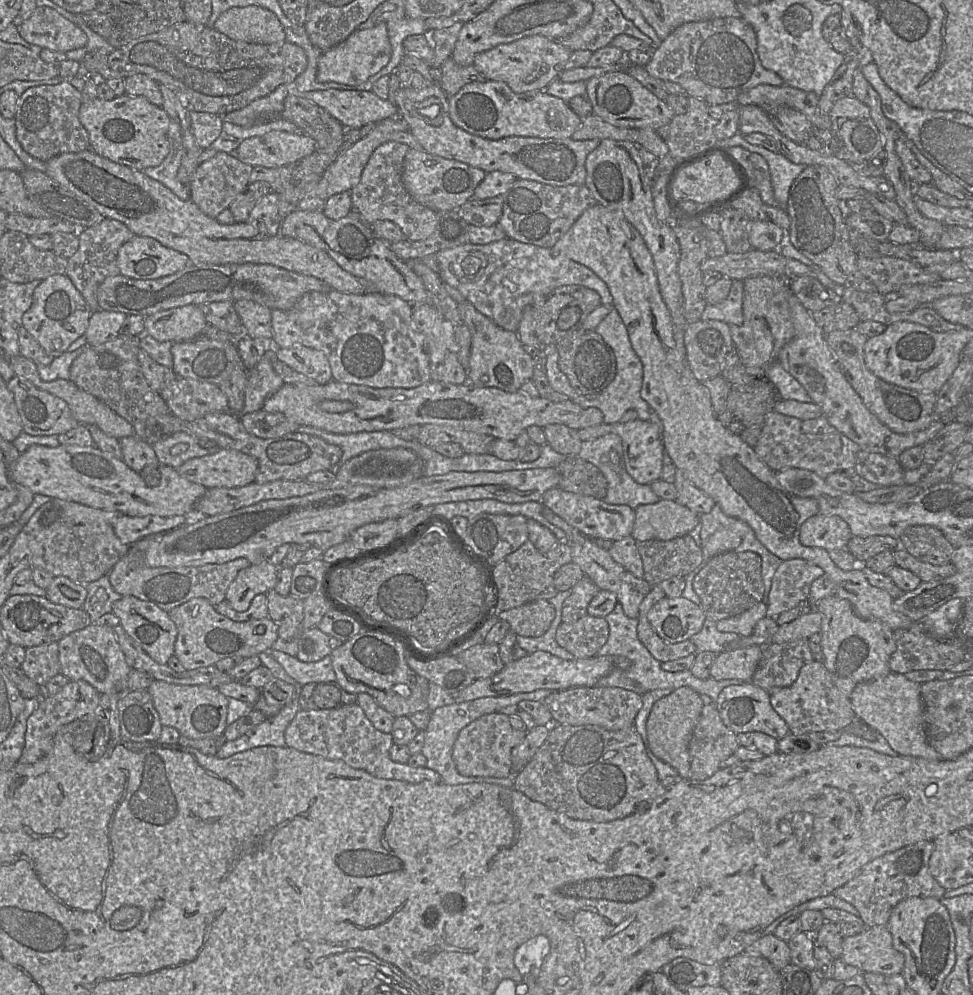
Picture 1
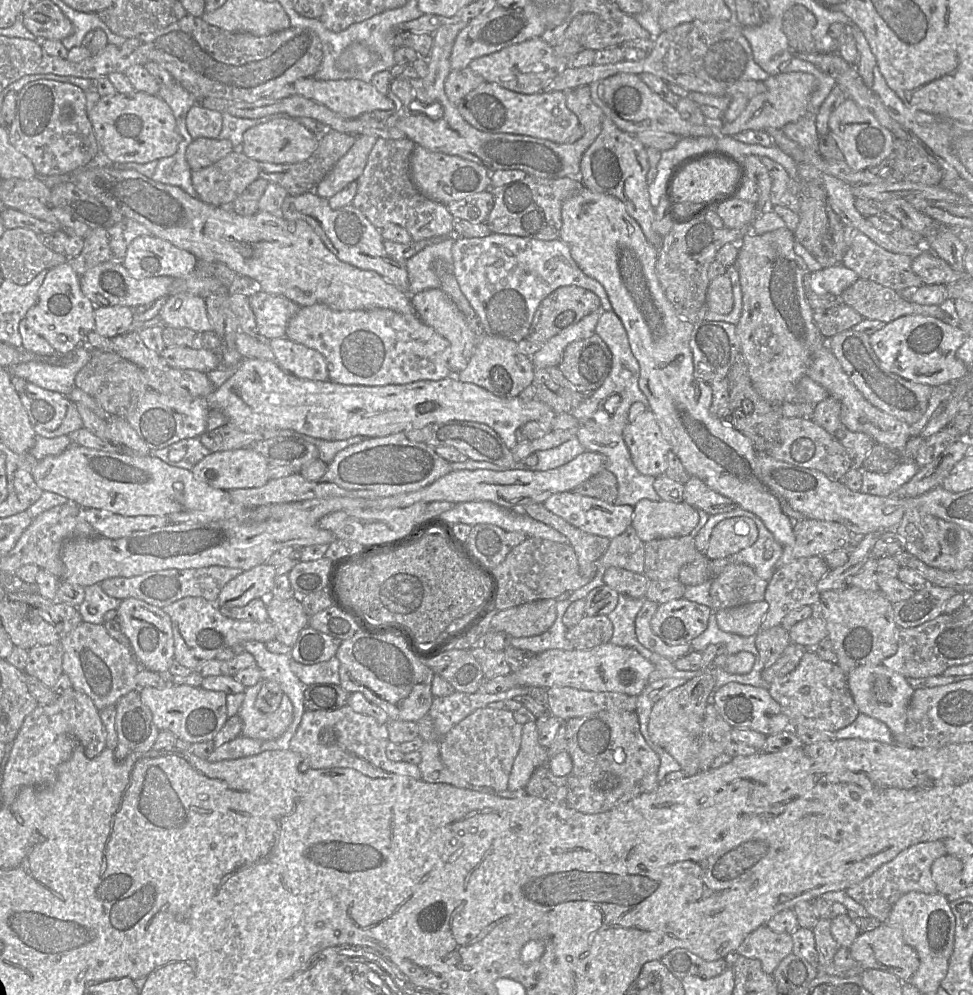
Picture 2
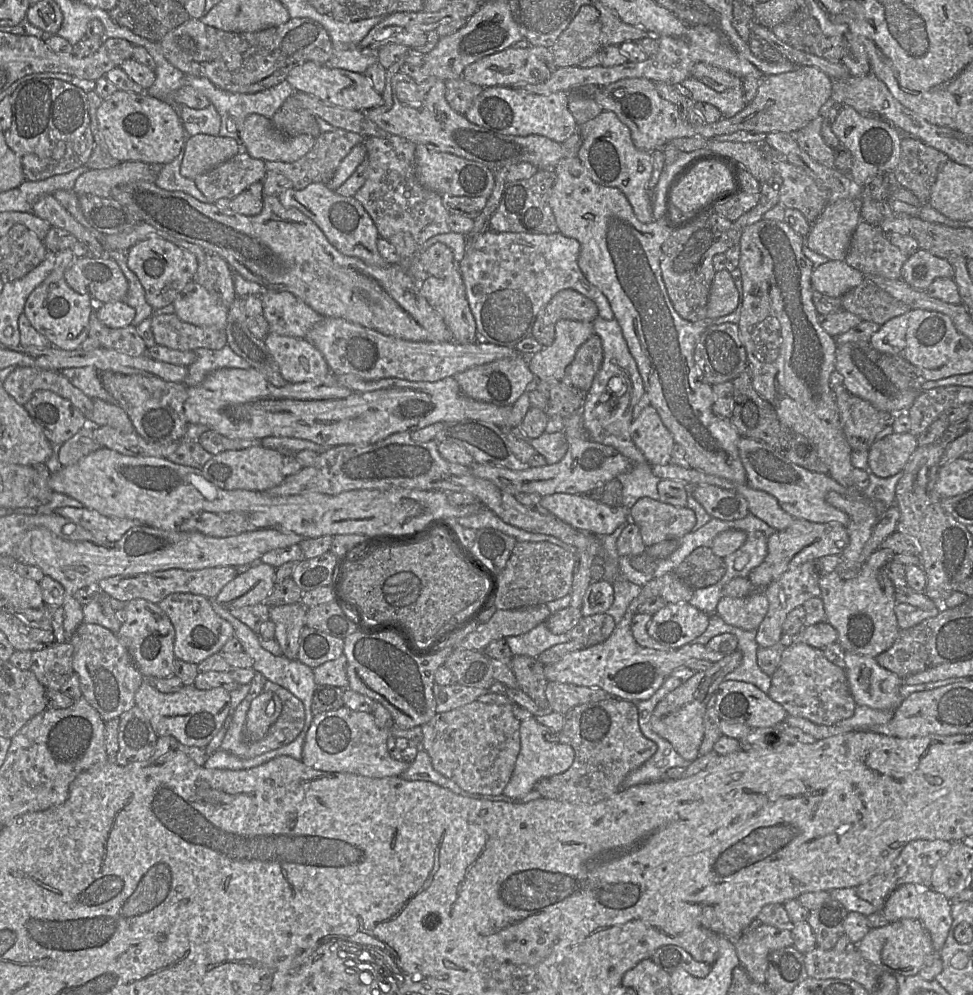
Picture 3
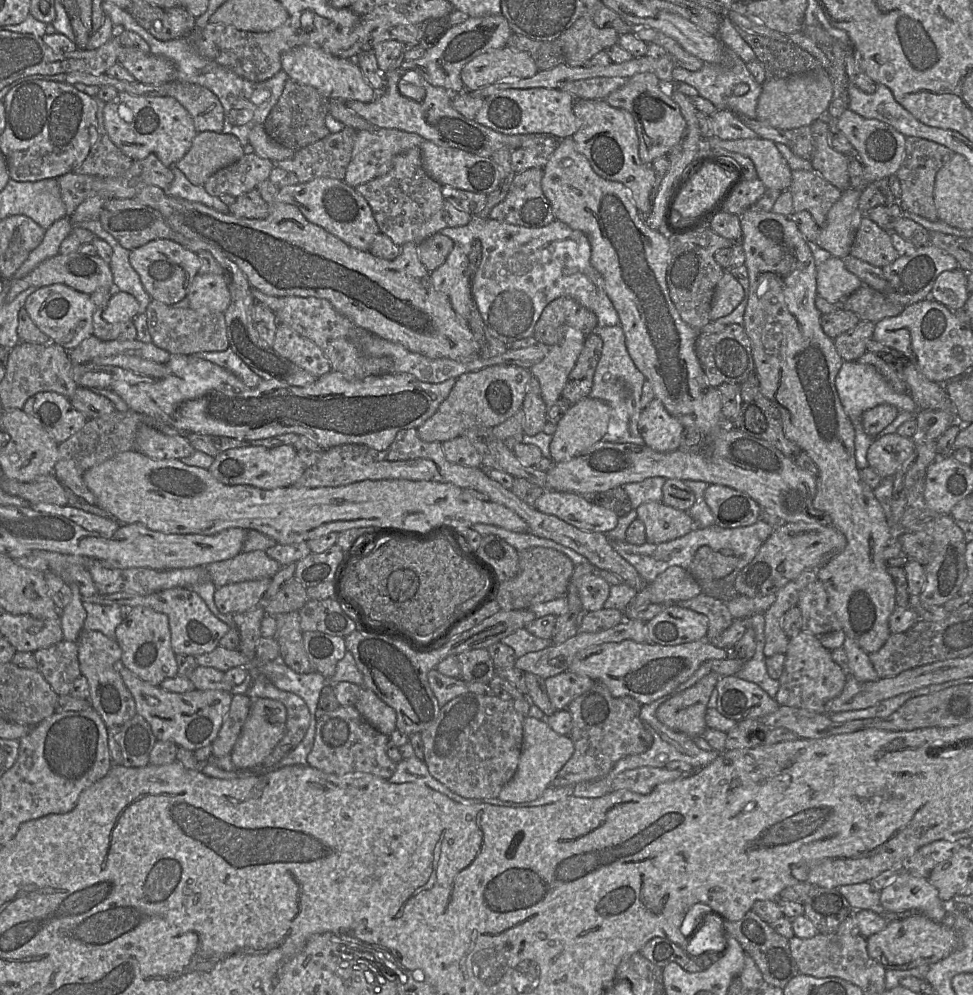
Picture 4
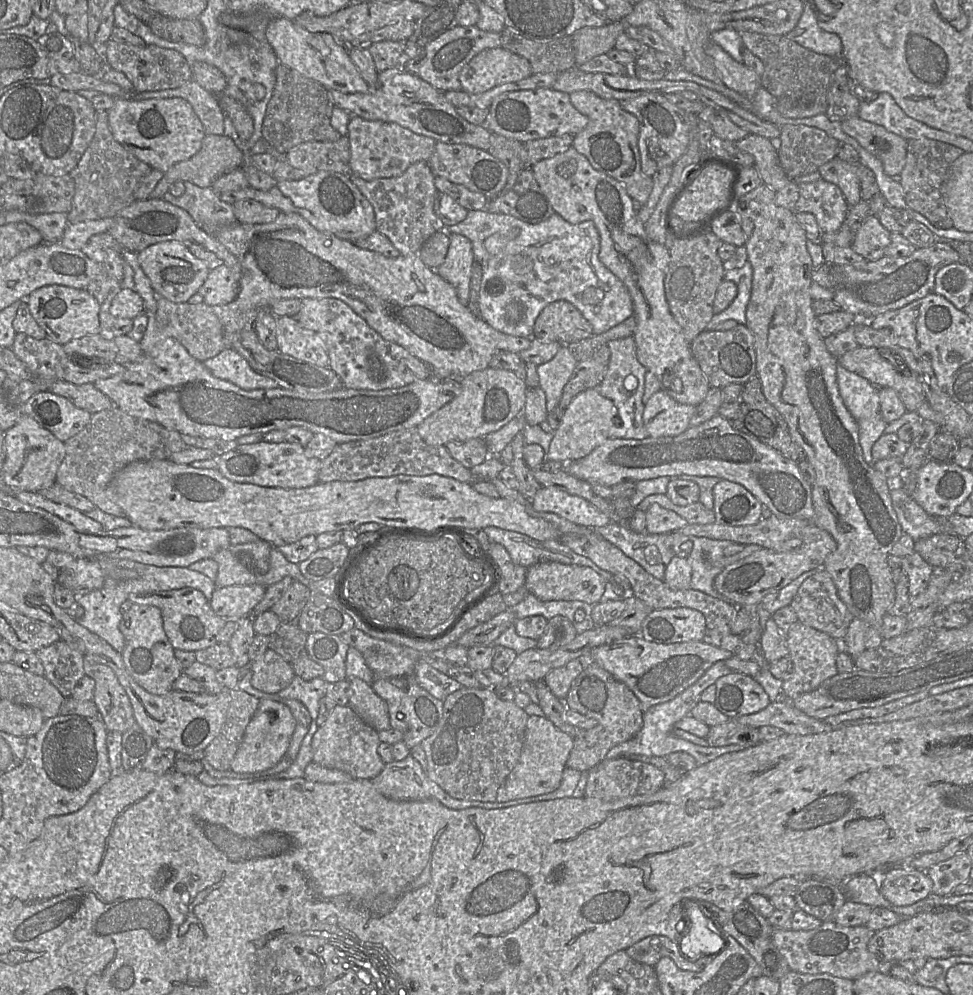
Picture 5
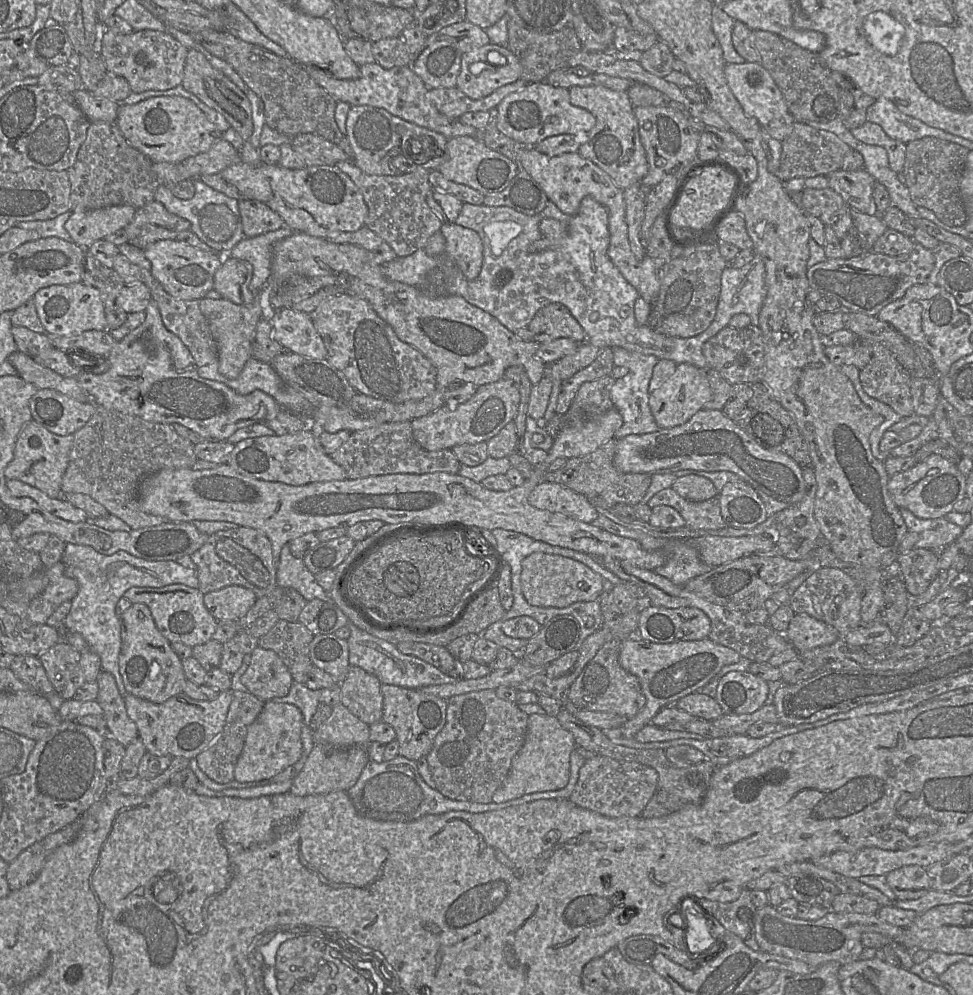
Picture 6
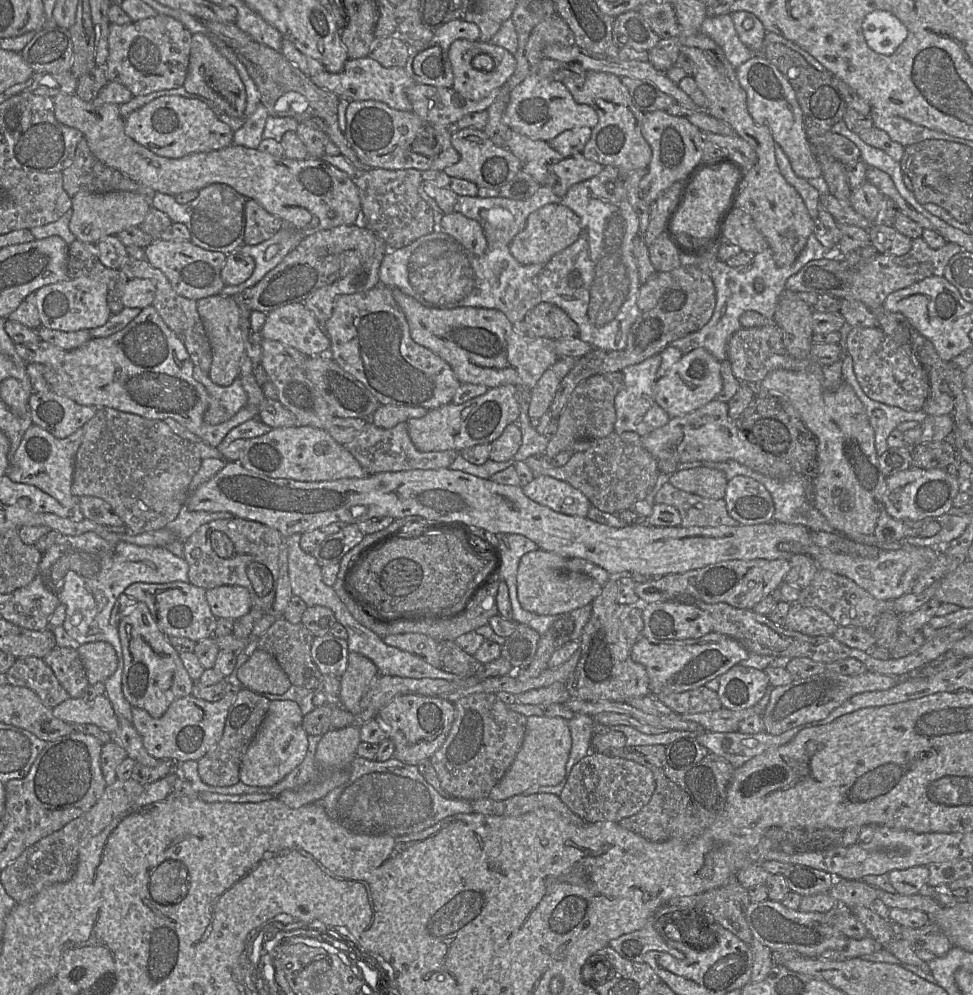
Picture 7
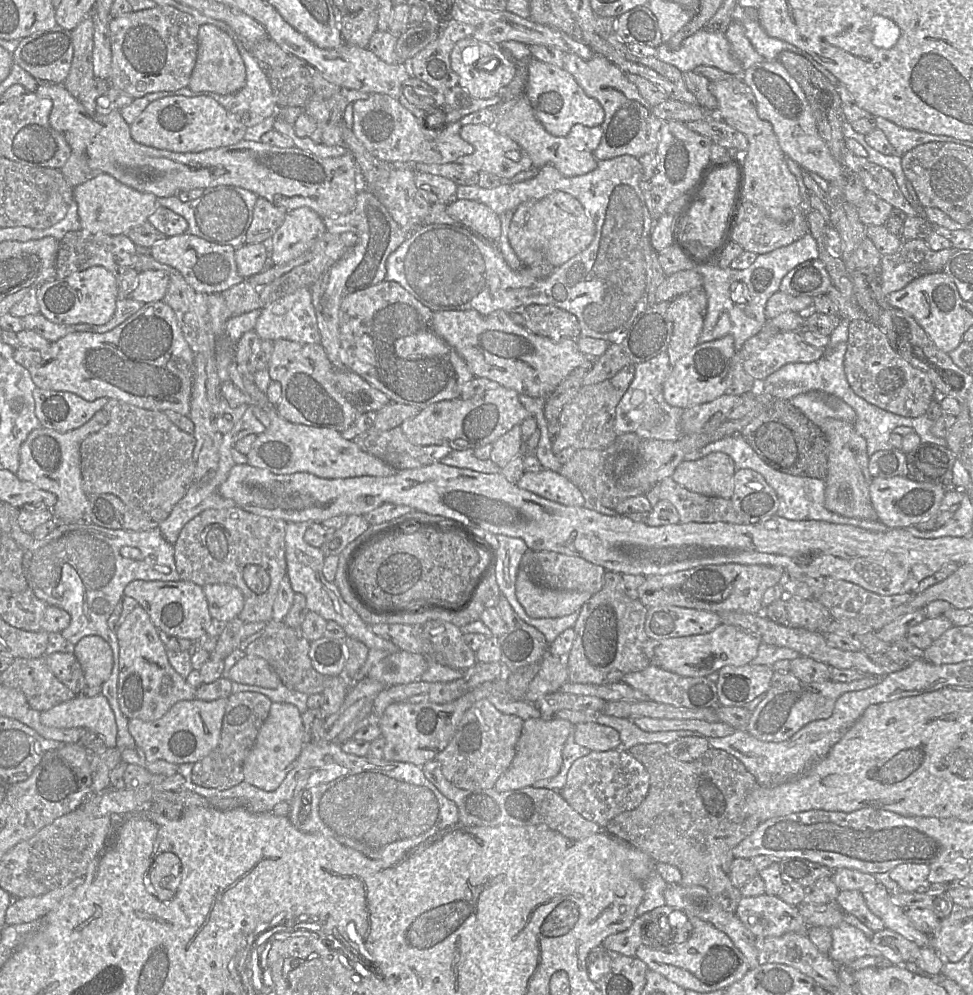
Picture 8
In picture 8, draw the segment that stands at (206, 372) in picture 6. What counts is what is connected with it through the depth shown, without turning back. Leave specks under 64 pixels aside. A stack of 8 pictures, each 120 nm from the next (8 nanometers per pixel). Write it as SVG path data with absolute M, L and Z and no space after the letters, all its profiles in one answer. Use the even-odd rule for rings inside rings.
M201 353L194 354L194 379L188 416L194 424L194 462L198 460L205 439L216 432L228 433L248 408L248 404L231 408L222 396L217 403L209 402L206 396L206 380L206 357Z

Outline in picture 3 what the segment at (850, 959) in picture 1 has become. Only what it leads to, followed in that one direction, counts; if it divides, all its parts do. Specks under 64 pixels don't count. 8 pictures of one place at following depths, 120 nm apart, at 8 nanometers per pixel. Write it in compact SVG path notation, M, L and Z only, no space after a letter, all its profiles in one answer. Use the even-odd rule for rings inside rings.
M901 919L886 926L871 929L857 943L861 956L878 966L883 972L895 976L914 976L933 958L931 937L922 923L915 919Z

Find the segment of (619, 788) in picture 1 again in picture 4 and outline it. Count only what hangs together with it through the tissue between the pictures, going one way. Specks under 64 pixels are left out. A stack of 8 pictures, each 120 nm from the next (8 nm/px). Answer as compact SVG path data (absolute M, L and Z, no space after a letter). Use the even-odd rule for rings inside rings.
M595 682L588 691L575 698L567 707L572 718L569 737L574 744L574 752L549 786L575 786L578 783L599 780L606 776L621 758L647 751L653 744L653 737L640 720L640 708L641 704L630 696L614 697L600 682Z

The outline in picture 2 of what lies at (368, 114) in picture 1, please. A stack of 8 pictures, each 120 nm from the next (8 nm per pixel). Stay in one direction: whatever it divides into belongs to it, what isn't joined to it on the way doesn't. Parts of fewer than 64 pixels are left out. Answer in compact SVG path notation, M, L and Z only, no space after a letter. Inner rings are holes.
M306 77L295 81L292 87L293 94L314 100L347 118L394 108L394 103L371 82L358 79L318 80Z

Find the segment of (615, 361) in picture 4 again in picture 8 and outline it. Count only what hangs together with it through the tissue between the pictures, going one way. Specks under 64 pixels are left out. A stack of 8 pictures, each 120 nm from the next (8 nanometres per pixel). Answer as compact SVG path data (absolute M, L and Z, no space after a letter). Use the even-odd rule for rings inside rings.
M667 352L635 366L634 378L616 406L614 430L617 435L635 433L641 439L676 441L683 434L681 416L684 409L669 405L663 396L663 385L672 366Z

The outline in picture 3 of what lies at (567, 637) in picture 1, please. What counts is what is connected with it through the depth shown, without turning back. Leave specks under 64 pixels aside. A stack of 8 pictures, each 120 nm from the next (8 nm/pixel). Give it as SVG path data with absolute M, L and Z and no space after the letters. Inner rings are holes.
M607 613L582 616L569 632L571 639L584 644L584 648L604 642L616 627L614 618Z

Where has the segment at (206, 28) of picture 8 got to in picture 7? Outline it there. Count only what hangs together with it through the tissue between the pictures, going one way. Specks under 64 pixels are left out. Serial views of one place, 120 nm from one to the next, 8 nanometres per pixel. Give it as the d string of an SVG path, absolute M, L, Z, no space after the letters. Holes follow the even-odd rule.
M195 33L191 39L188 71L183 88L211 100L220 110L233 118L240 118L246 107L244 84L236 68L225 58L212 43L206 33Z

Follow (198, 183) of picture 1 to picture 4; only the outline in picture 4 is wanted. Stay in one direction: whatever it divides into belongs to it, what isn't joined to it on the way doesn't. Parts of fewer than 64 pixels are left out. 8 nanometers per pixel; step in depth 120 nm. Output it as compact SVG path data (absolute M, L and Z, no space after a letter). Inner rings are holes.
M245 151L237 162L212 174L203 187L211 196L238 197L267 180L273 168L274 163L271 160L261 158L252 151Z

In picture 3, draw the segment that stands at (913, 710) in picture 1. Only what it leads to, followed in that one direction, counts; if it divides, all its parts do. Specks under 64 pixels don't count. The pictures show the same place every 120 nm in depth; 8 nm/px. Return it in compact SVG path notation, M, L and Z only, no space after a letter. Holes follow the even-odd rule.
M846 652L845 672L850 693L856 705L868 706L876 710L894 711L903 701L899 694L902 679L893 672L881 667L875 658Z

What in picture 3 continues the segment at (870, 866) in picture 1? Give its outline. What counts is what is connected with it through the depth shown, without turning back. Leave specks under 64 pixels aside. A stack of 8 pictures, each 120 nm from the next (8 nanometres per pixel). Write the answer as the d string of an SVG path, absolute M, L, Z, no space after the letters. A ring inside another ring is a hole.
M941 839L909 842L886 871L873 876L856 887L858 897L871 903L878 911L881 911L888 896L901 885L913 883L919 886L931 887L933 870L937 862L950 851L951 846L952 842Z

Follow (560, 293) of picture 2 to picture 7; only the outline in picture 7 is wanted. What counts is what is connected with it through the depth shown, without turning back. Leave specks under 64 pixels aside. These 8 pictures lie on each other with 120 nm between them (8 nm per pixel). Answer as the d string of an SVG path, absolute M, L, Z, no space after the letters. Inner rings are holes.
M542 302L529 310L524 322L527 335L552 340L576 338L579 335L578 325L558 306Z

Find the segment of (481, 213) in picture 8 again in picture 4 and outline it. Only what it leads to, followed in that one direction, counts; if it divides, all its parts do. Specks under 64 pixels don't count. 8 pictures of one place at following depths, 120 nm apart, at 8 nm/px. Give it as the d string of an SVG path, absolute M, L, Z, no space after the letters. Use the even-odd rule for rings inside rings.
M454 244L444 264L431 272L435 289L446 294L453 310L468 322L472 308L472 290L468 255Z

